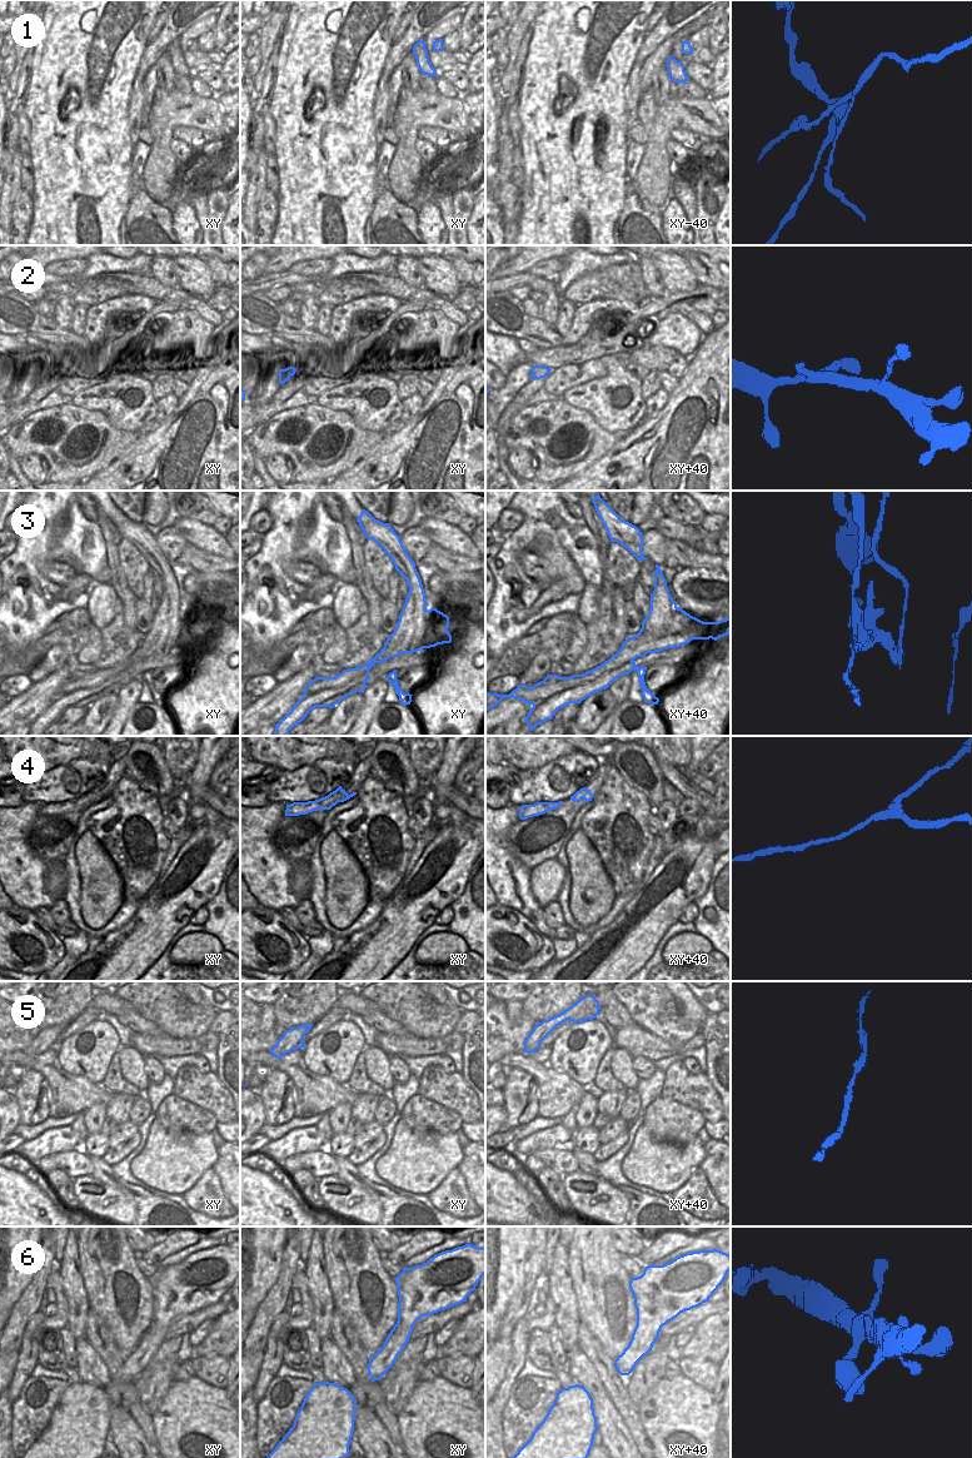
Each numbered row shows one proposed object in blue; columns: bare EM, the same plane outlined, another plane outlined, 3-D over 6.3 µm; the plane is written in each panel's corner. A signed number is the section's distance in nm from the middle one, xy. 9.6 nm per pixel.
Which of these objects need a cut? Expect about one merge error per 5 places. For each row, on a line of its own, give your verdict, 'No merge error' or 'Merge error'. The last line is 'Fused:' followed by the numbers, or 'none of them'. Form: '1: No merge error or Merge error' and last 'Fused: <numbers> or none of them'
1: Merge error
2: No merge error
3: Merge error
4: No merge error
5: No merge error
6: No merge error
Fused: 1, 3.

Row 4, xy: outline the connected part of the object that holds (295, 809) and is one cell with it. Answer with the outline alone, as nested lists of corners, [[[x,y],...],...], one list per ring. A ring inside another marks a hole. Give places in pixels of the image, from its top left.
[[[339,786],[335,791],[330,792],[328,796],[321,797],[319,800],[308,802],[293,802],[290,805],[286,805],[285,816],[306,815],[320,808],[330,810],[338,802],[344,802],[355,795],[357,792],[348,795],[345,790],[343,790],[342,786]]]

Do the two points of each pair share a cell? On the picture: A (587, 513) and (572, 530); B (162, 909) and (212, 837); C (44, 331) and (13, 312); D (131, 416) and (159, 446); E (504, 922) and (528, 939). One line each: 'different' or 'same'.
A: different
B: same
C: same
D: different
E: same

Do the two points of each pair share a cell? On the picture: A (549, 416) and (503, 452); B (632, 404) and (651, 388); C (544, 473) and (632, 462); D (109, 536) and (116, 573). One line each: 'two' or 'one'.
A: two
B: two
C: two
D: one

